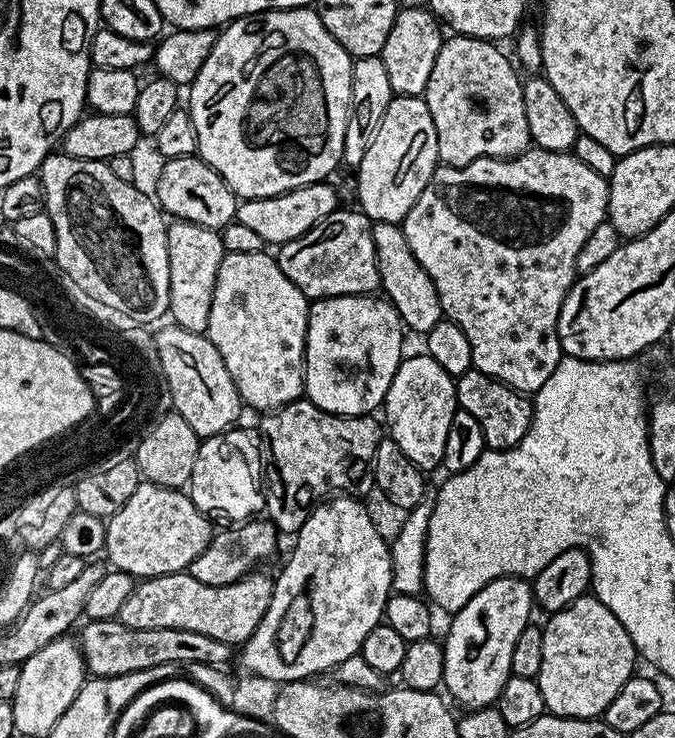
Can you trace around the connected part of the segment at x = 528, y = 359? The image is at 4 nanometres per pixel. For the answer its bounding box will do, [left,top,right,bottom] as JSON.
[402,146,608,394]

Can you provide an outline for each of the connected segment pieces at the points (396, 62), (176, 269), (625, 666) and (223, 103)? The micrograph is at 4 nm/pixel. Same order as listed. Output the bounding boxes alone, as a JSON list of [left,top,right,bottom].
[[379,7,442,96],[168,219,224,333],[535,594,638,720],[186,6,353,200]]

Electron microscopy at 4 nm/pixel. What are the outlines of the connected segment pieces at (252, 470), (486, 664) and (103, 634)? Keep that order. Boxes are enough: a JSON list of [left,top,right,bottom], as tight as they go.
[[188,426,266,526],[442,576,534,709],[78,618,234,677]]

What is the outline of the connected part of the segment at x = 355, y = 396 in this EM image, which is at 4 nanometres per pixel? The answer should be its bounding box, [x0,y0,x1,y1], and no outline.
[304,294,406,416]

